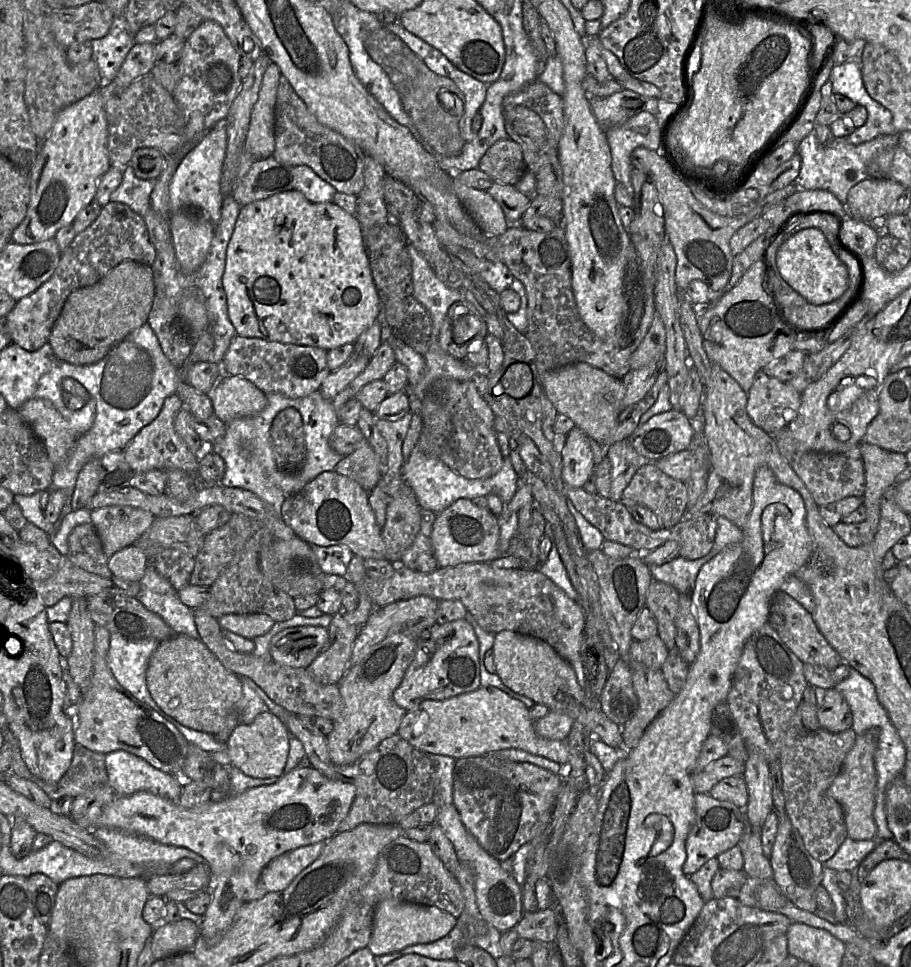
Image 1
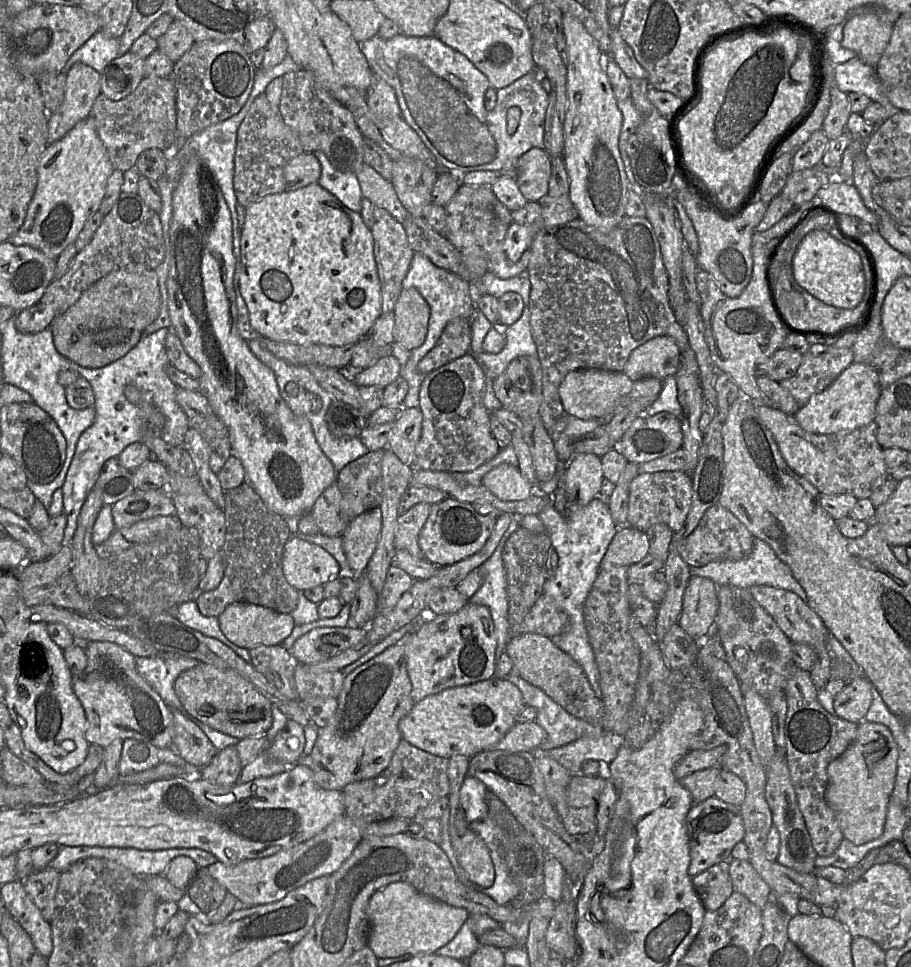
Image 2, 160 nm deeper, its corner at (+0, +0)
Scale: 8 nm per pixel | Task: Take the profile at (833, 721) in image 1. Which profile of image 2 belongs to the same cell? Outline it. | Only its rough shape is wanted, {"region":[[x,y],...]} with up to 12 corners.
{"region":[[856,677],[832,698],[833,714],[864,721],[874,685]]}

